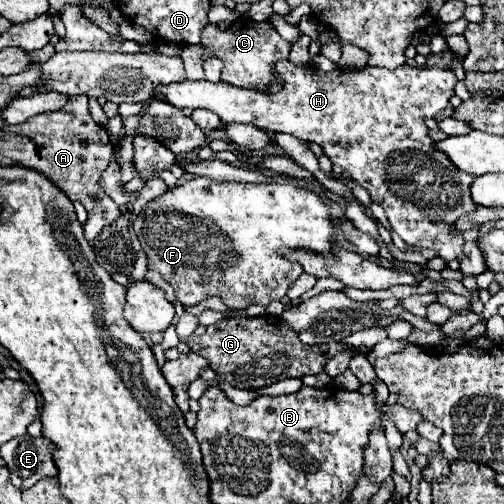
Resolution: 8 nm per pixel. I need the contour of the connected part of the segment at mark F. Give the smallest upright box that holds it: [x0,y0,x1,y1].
[134,177,336,309]

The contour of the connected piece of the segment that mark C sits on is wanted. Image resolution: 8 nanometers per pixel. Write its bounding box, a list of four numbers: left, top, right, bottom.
[202,17,290,91]

